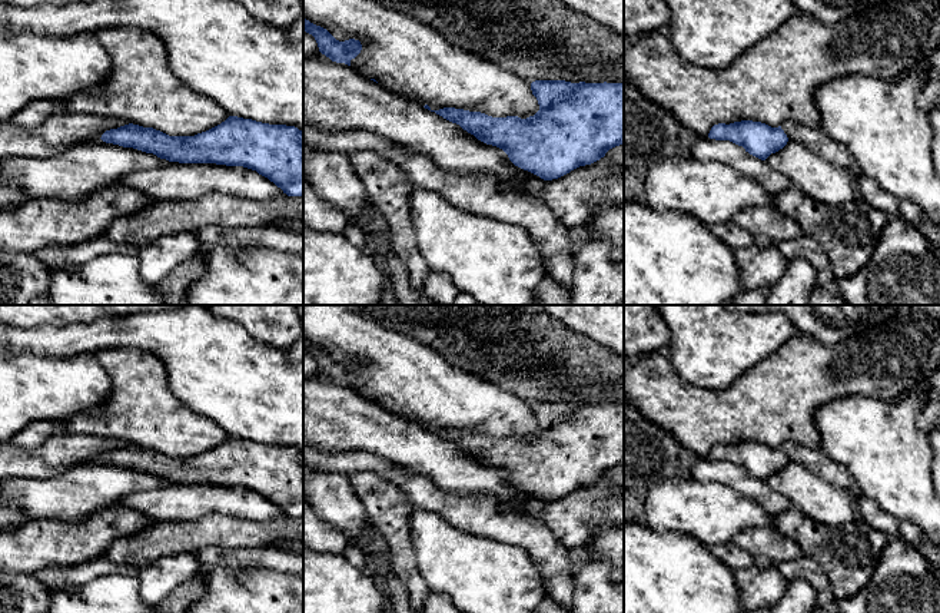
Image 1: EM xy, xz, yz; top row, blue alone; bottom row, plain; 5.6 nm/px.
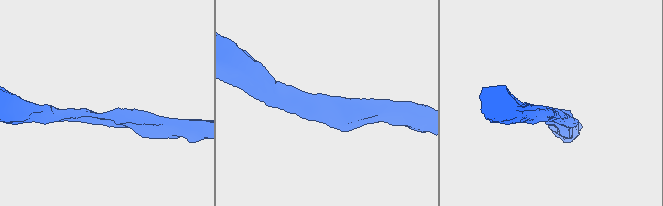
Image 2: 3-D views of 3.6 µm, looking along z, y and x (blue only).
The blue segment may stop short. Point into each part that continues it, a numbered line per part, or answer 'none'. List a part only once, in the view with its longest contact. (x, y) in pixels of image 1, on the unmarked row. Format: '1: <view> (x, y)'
none

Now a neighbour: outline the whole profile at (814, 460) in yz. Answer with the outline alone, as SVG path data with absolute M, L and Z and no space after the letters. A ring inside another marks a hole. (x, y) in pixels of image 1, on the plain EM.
M785 441L781 450L788 461L801 464L821 480L850 493L856 491L856 483L848 470L843 464L833 461L820 448L808 448L794 441Z

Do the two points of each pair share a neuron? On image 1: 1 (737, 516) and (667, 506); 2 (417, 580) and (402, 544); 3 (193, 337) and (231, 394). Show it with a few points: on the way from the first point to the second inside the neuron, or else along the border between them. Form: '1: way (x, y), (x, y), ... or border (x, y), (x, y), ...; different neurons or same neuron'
1: way (720, 513), (684, 506); same neuron
2: way (408, 572), (402, 553); same neuron
3: way (201, 351), (229, 380); same neuron

